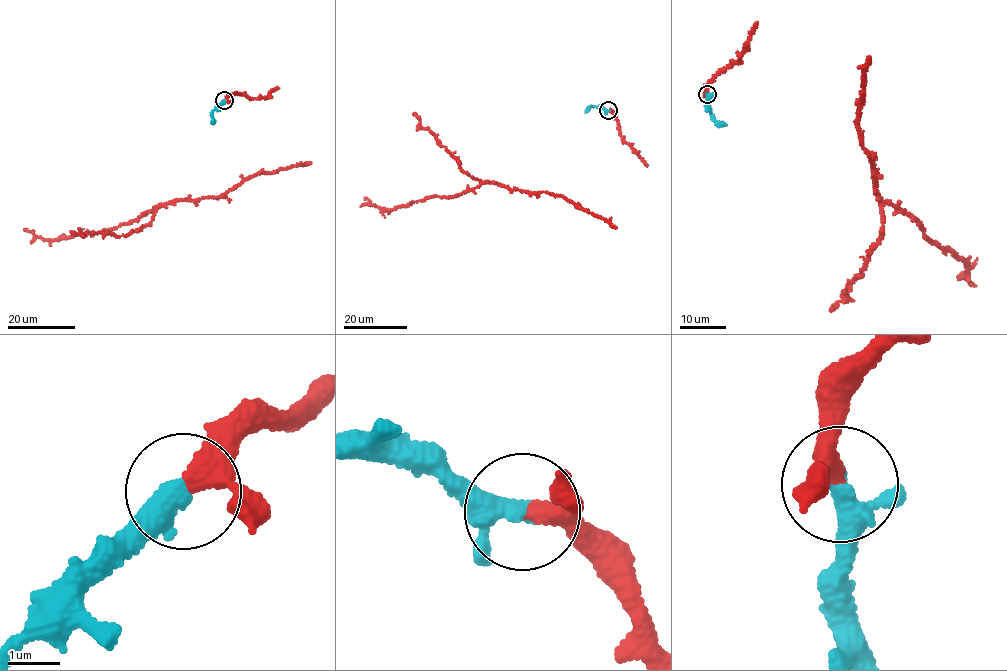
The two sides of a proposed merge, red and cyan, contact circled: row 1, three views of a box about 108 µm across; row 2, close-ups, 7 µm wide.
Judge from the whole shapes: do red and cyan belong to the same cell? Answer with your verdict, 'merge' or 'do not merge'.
merge

